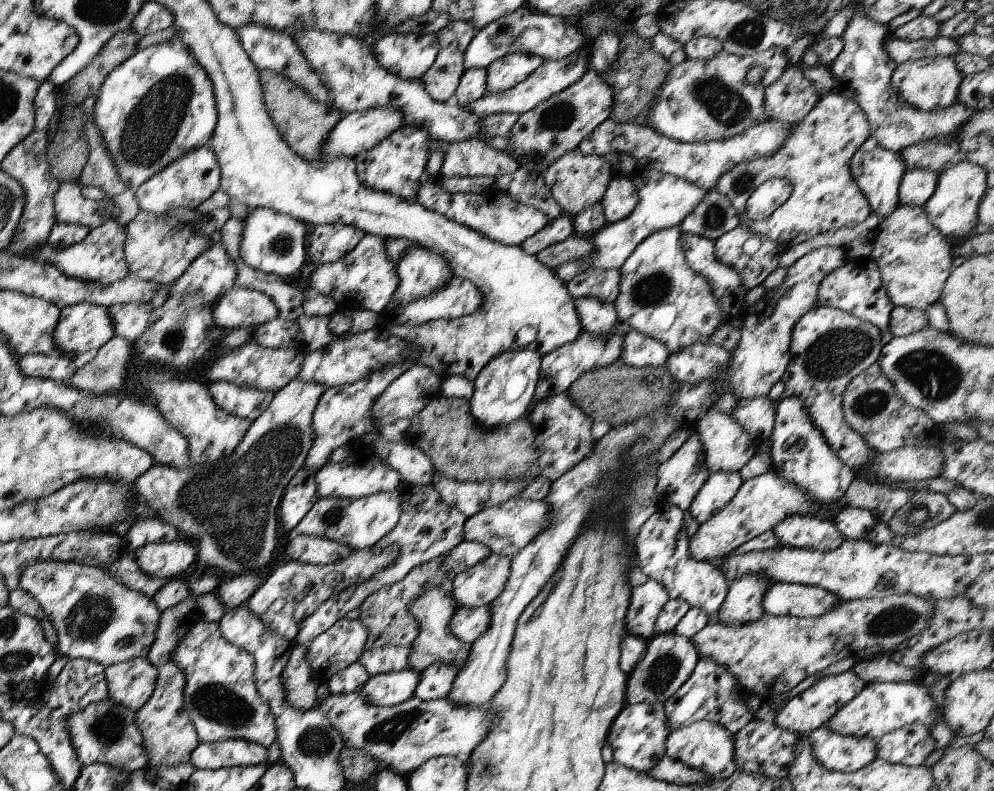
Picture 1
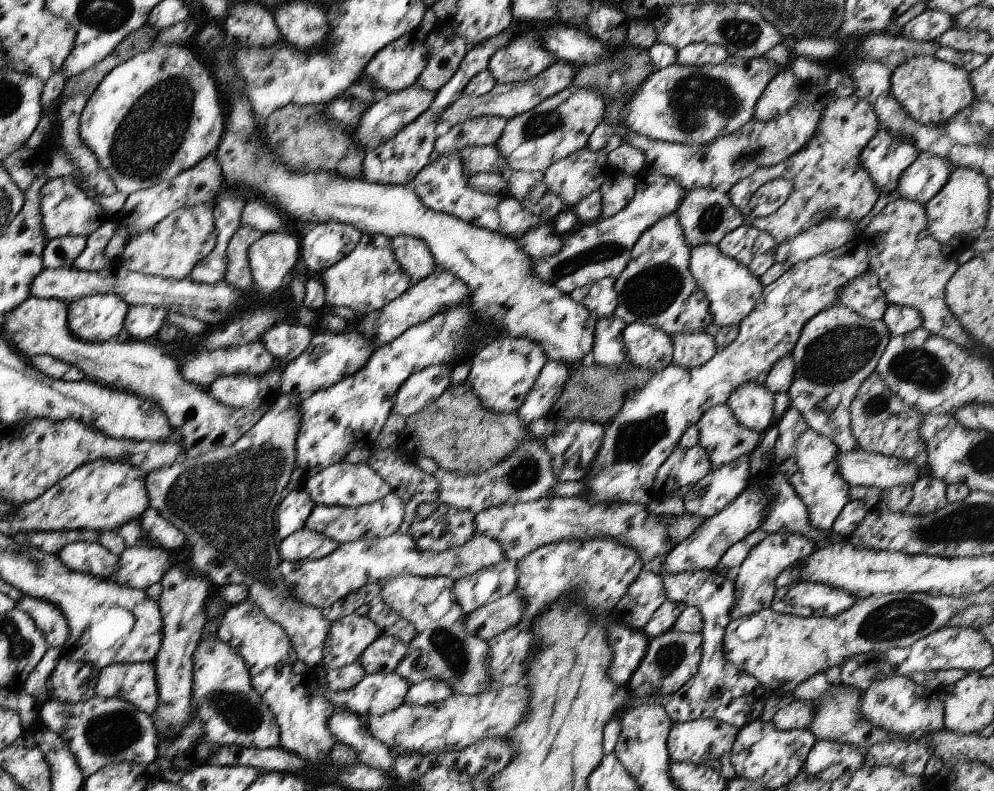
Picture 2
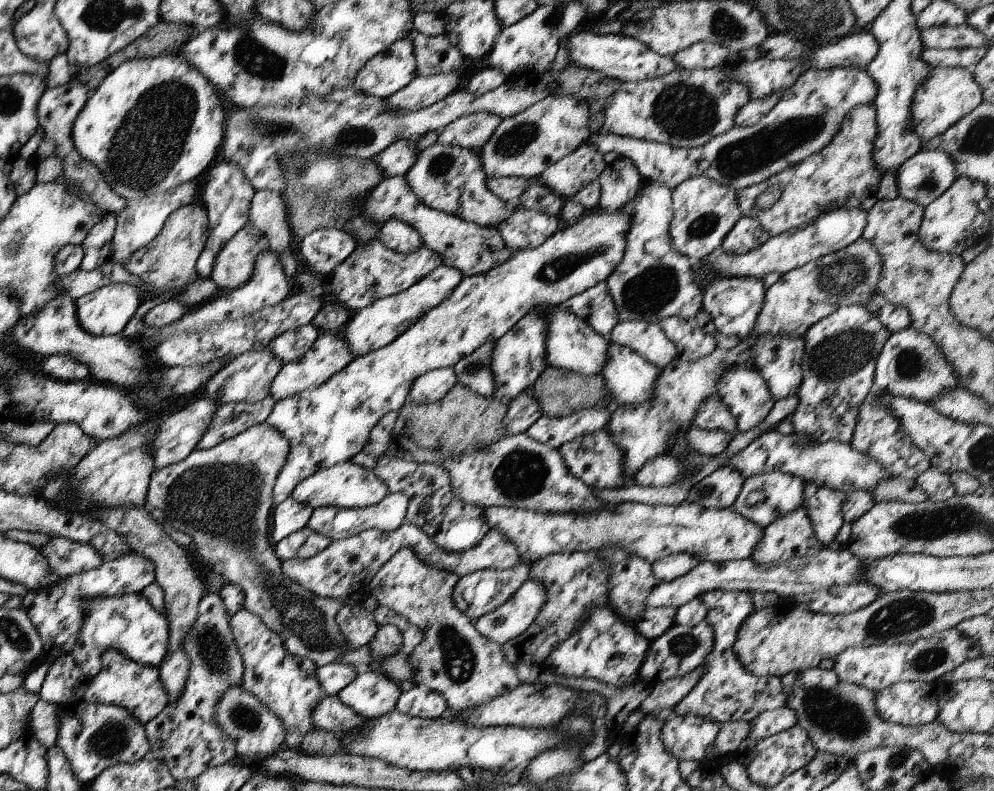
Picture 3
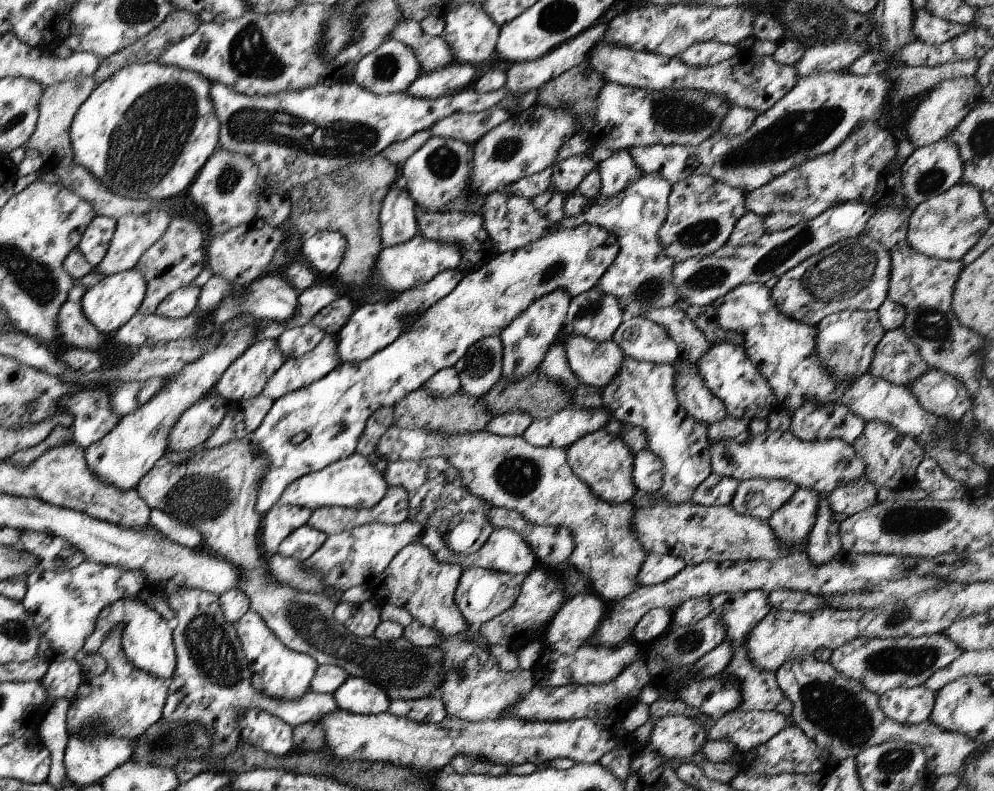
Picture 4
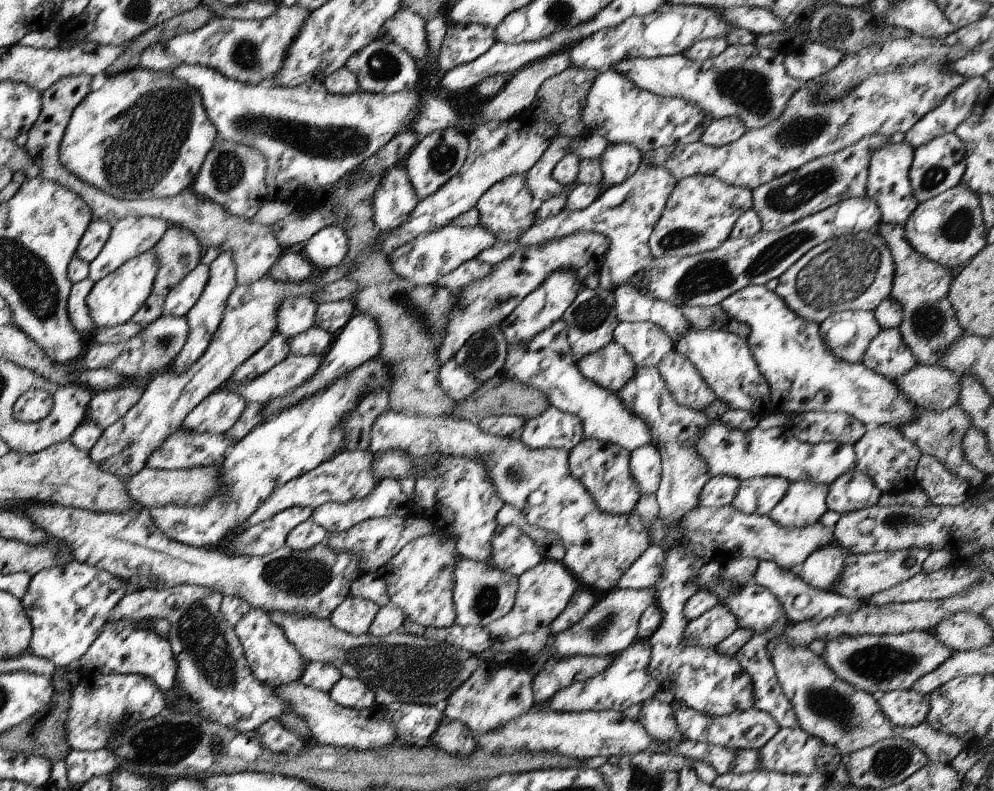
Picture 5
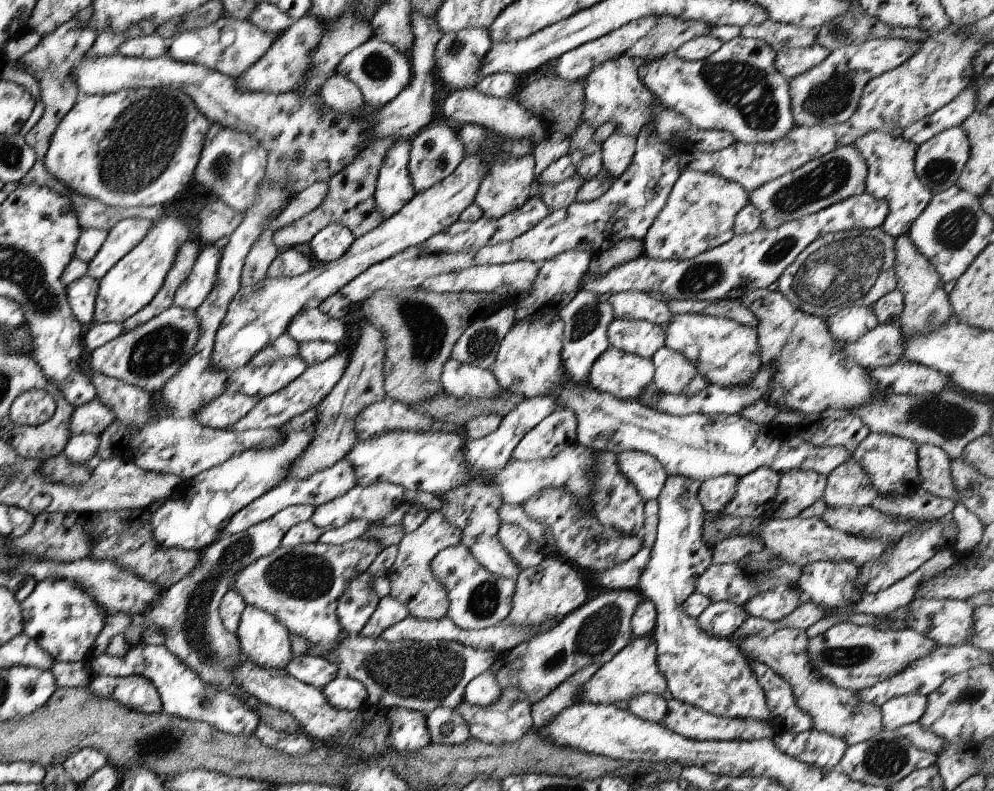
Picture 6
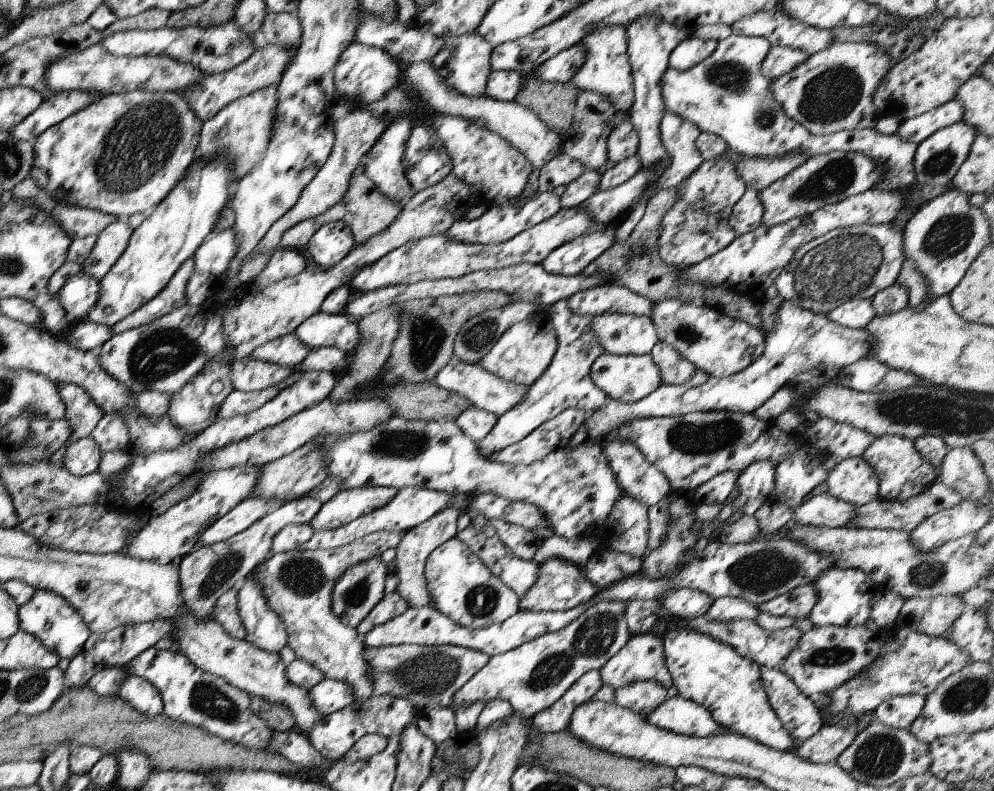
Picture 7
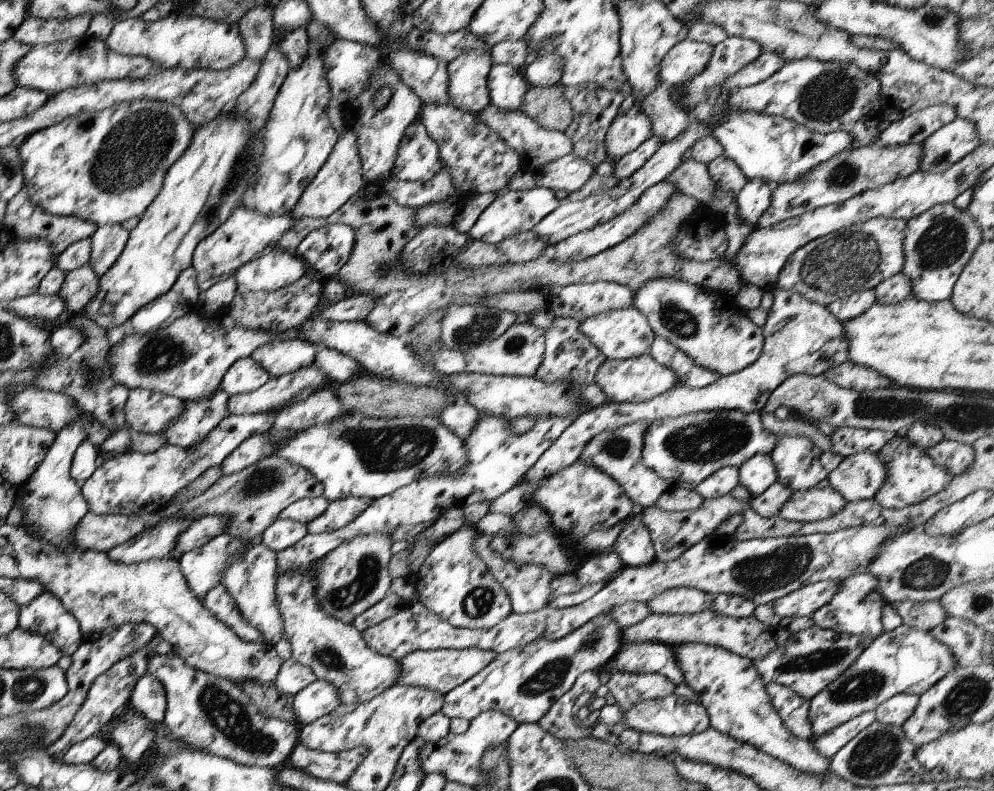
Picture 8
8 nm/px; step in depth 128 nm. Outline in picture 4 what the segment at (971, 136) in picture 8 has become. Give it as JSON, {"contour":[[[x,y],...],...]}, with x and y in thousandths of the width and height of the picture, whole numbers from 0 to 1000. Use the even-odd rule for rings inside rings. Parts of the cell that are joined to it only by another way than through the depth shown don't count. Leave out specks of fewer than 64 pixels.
{"contour":[[[951,174],[920,188],[903,216],[909,235],[909,258],[919,265],[925,257],[951,243],[967,229],[968,205],[961,182]]]}

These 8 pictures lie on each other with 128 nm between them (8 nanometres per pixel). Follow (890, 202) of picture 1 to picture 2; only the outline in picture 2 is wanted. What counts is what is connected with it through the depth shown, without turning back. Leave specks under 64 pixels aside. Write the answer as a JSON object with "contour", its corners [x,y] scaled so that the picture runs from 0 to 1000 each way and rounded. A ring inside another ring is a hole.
{"contour":[[[884,163],[870,182],[863,201],[865,209],[872,216],[883,245],[894,247],[900,243],[904,221],[923,200],[924,193],[924,190],[918,182],[910,180],[907,173],[899,173],[895,167]]]}

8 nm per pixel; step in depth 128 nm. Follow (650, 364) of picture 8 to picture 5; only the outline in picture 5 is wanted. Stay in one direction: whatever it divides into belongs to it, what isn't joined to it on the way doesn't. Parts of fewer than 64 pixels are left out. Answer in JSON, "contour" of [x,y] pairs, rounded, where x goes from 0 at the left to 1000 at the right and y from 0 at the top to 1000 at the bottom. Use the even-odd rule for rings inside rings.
{"contour":[[[615,432],[611,434],[609,437],[605,439],[603,442],[588,448],[580,455],[576,451],[579,468],[594,483],[598,483],[601,488],[605,491],[609,489],[611,493],[620,497],[623,491],[631,483],[640,469],[640,463],[636,456],[636,453],[627,442],[625,436]]]}

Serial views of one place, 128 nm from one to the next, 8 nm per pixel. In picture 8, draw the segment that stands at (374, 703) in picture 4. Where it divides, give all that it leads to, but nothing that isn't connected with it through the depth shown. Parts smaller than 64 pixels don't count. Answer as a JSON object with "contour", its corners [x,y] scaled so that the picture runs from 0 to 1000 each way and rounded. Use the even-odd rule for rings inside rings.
{"contour":[[[317,858],[295,880],[294,896],[297,913],[301,918],[311,915],[322,905],[331,903],[342,890],[337,869],[328,860]]]}

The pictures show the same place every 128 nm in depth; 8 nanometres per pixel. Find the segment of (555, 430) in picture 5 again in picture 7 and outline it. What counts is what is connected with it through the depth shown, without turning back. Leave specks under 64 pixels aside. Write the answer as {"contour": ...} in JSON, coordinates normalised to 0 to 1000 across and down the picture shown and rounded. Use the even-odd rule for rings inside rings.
{"contour":[[[571,516],[537,541],[522,559],[497,571],[490,582],[513,588],[531,588],[554,570],[568,565],[589,531],[588,518]]]}

